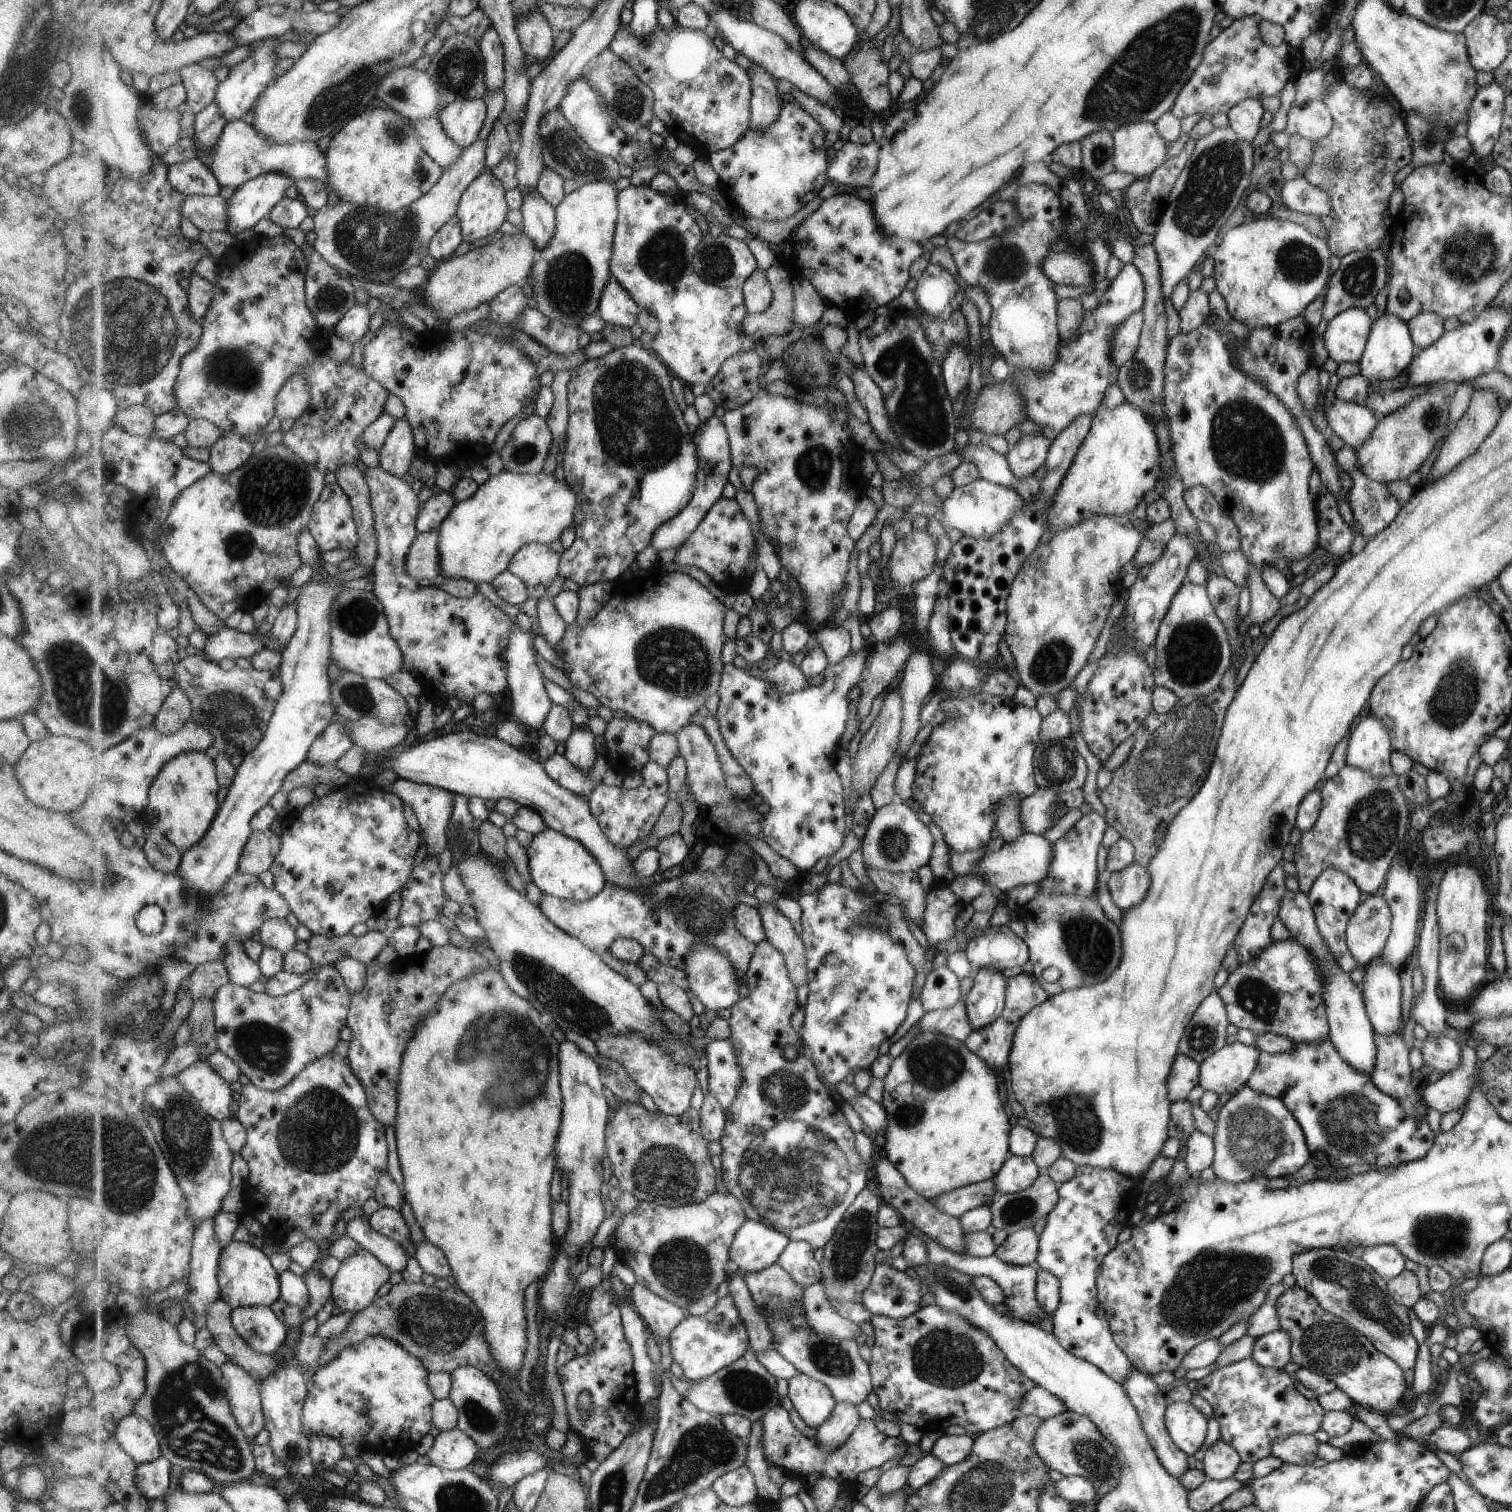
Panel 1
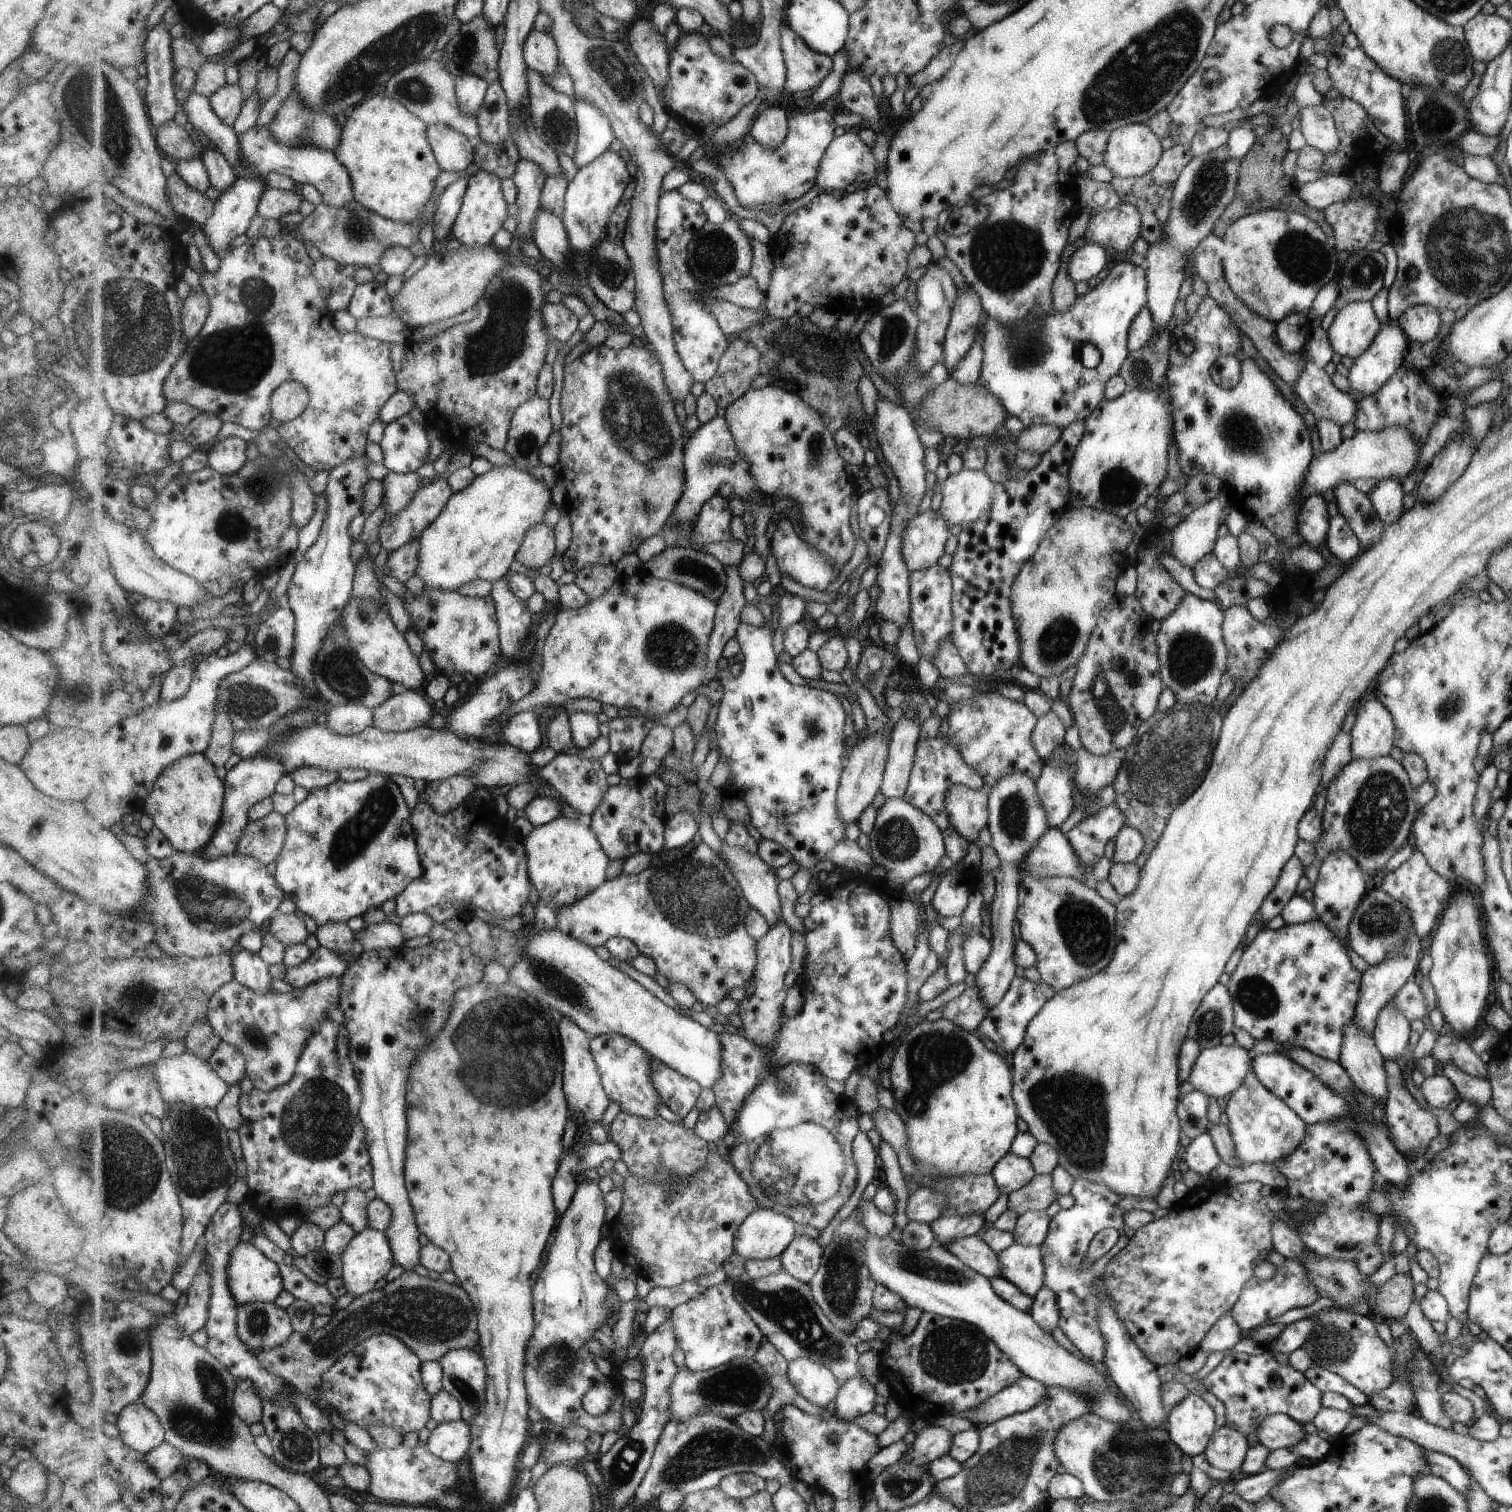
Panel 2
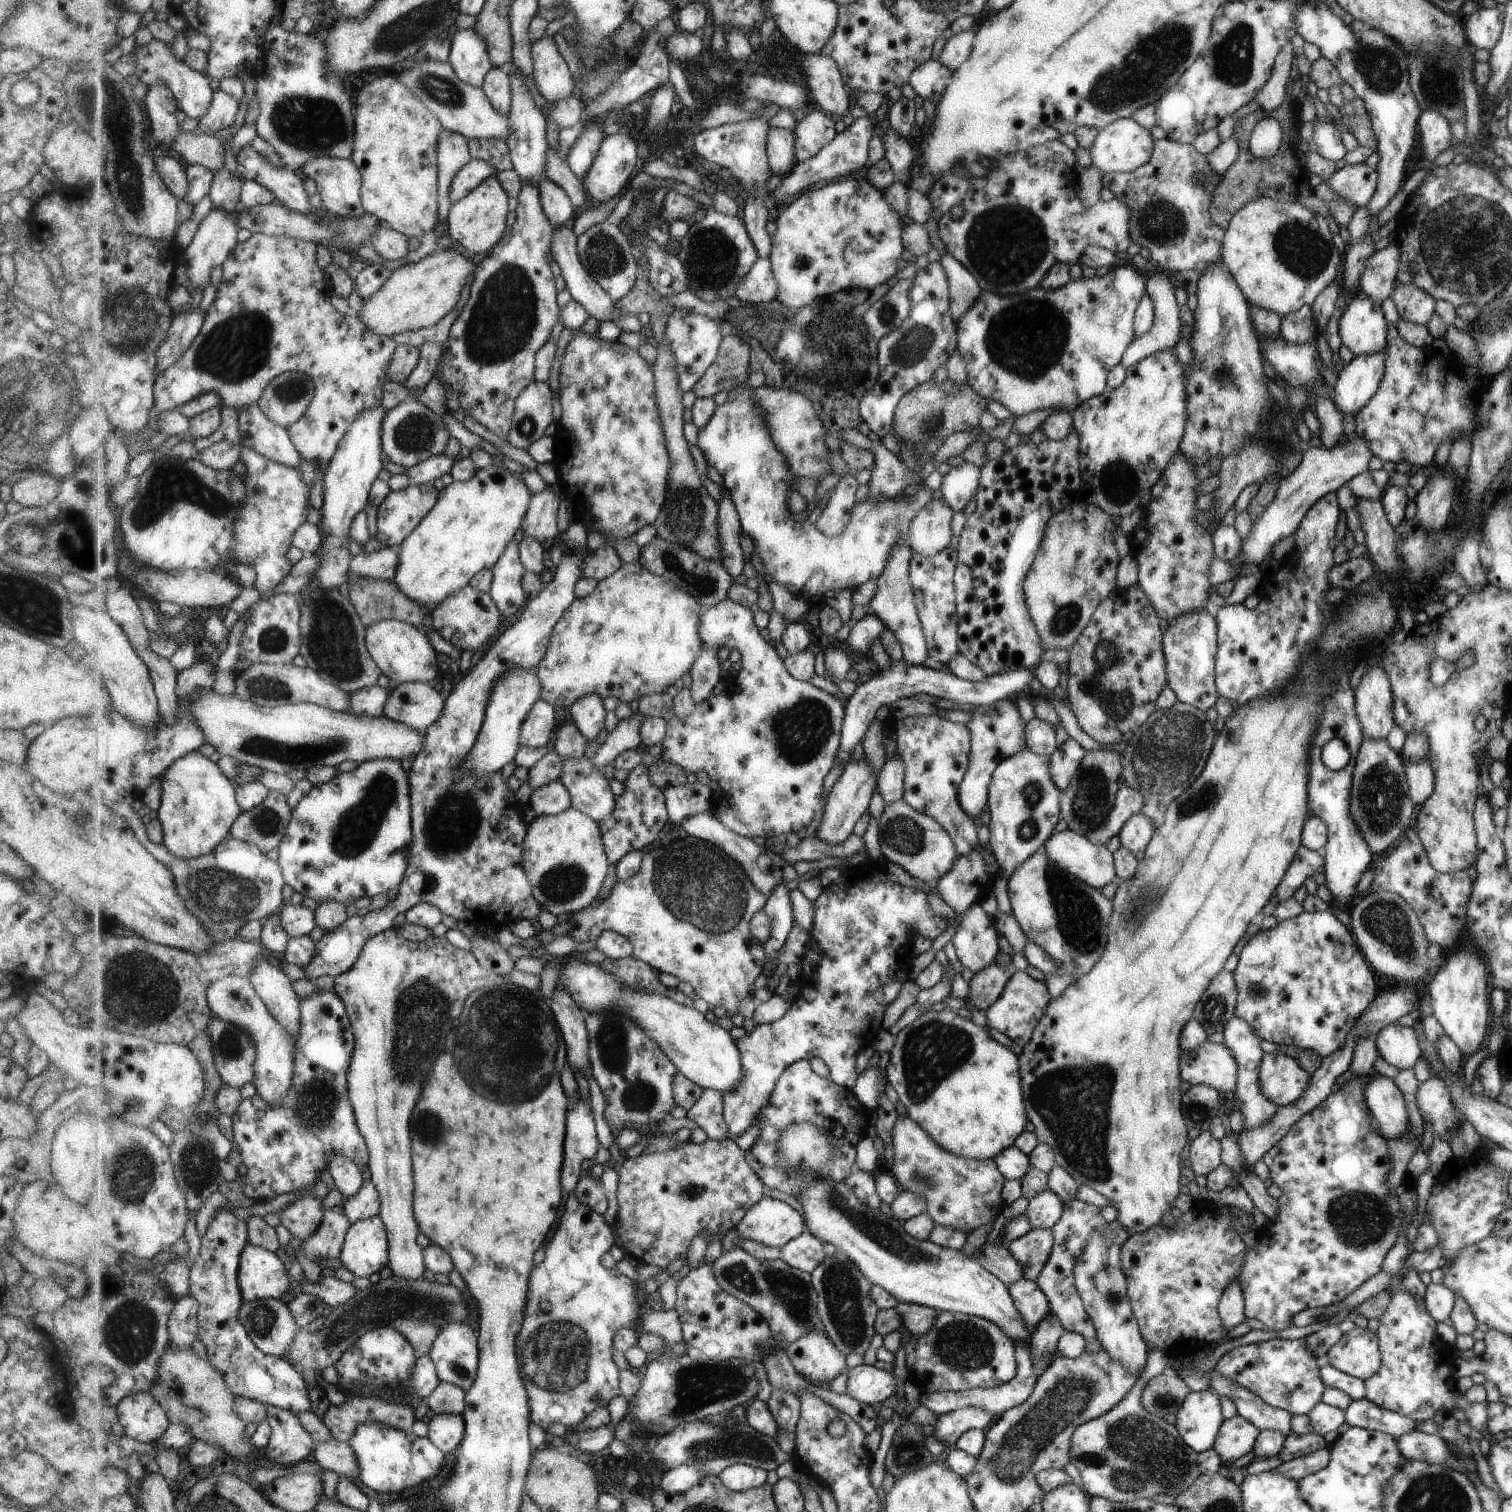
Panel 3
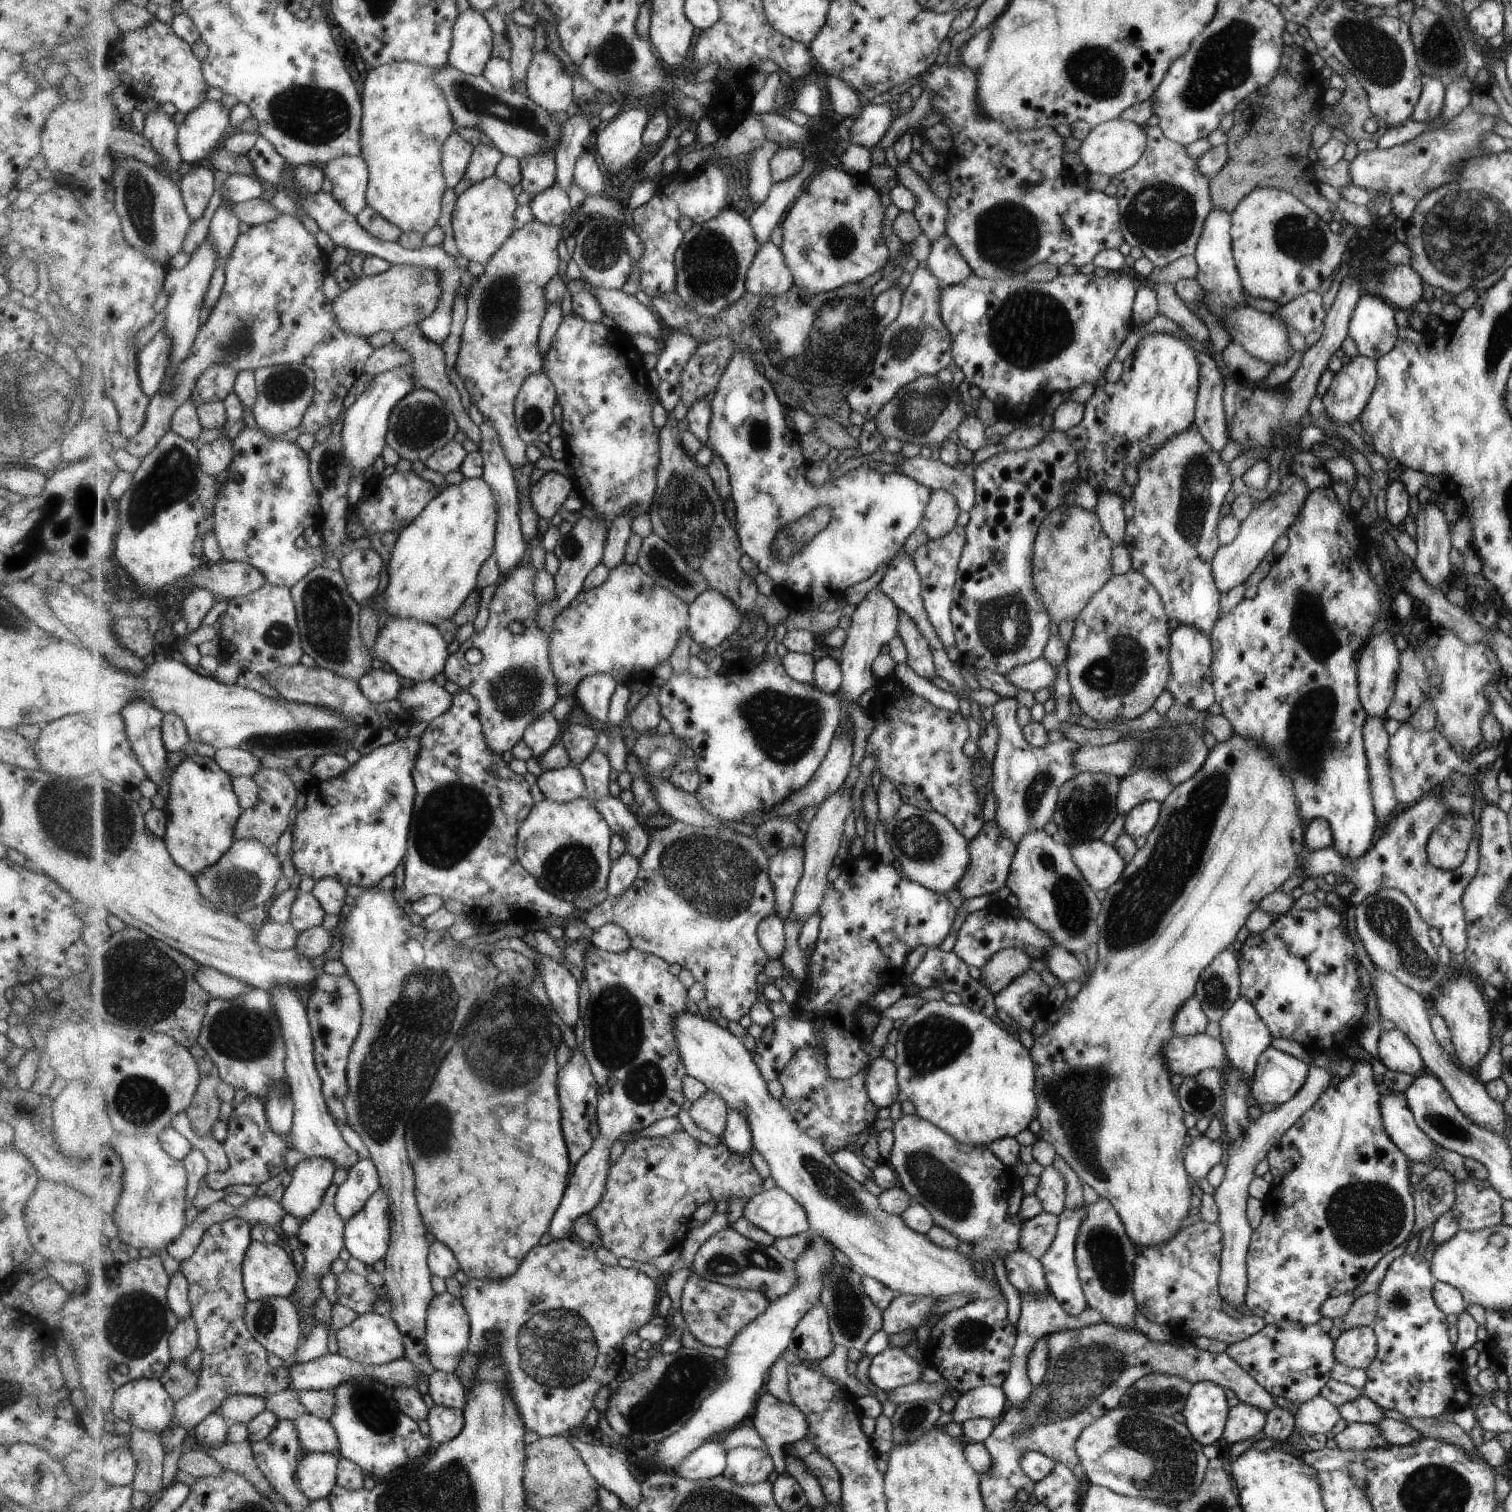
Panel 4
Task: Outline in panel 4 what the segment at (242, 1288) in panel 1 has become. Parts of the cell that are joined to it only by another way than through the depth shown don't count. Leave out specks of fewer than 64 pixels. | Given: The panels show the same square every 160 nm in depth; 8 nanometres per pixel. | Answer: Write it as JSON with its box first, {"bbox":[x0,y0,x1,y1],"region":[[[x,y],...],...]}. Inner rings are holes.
{"bbox":[244,1241,300,1301],"region":[[[253,1241],[244,1258],[244,1283],[249,1300],[256,1301],[263,1297],[291,1297],[300,1282],[293,1257],[285,1248],[279,1244]]]}

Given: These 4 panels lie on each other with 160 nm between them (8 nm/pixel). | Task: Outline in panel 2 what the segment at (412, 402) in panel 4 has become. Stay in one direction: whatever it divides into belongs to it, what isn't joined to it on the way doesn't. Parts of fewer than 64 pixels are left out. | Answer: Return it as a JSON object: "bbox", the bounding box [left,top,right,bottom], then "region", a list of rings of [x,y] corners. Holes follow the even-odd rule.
{"bbox":[379,414,431,474],"region":[[[405,414],[389,424],[384,424],[384,435],[379,445],[384,454],[383,465],[389,472],[409,474],[409,472],[419,470],[425,464],[429,448],[431,448],[430,431],[425,427],[426,424],[418,424],[409,414]]]}

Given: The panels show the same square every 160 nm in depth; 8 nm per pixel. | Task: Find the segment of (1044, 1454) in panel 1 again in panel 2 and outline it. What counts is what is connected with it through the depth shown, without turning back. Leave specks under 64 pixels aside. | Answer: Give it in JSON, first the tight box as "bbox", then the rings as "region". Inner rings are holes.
{"bbox":[1055,1414,1183,1502],"region":[[[1085,1414],[1065,1426],[1057,1433],[1055,1444],[1056,1456],[1065,1473],[1075,1476],[1081,1482],[1084,1495],[1093,1501],[1127,1502],[1135,1500],[1140,1495],[1153,1496],[1155,1490],[1170,1486],[1173,1478],[1181,1472],[1183,1452],[1173,1444],[1167,1430],[1149,1428],[1134,1415],[1128,1422],[1107,1422],[1097,1414]]]}

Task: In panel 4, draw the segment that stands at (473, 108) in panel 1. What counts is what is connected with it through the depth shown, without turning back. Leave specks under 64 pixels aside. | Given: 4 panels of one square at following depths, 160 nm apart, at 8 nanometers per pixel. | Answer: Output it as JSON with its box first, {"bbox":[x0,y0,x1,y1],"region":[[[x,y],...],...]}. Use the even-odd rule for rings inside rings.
{"bbox":[449,8,494,75],"region":[[[468,8],[457,19],[449,65],[468,75],[483,75],[493,58],[494,34],[491,24],[477,9]]]}

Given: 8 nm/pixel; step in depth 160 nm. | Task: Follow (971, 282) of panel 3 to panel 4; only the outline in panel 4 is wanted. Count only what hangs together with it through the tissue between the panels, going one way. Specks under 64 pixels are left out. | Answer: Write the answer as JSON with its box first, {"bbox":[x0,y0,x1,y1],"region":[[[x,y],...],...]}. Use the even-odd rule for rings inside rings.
{"bbox":[924,234,972,286],"region":[[[945,234],[938,236],[937,240],[930,244],[929,255],[924,261],[943,285],[951,286],[962,283],[972,274],[966,260]]]}

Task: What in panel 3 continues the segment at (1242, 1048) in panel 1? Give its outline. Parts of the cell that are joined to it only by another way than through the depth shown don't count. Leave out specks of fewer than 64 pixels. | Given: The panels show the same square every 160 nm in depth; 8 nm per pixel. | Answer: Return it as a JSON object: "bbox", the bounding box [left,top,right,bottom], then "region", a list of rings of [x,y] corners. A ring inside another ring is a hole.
{"bbox":[1180,1039,1239,1096],"region":[[[1206,1039],[1197,1048],[1181,1054],[1180,1072],[1181,1079],[1190,1085],[1205,1084],[1218,1092],[1230,1092],[1231,1096],[1236,1089],[1236,1075],[1239,1068],[1236,1066],[1235,1056],[1224,1044],[1215,1044]]]}

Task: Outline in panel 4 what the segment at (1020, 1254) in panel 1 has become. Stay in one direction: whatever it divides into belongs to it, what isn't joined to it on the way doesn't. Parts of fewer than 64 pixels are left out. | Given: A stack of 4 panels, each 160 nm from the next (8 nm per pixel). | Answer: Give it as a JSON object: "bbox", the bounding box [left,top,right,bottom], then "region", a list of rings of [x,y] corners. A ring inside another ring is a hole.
{"bbox":[1034,1166,1065,1215],"region":[[[1046,1166],[1038,1178],[1034,1195],[1047,1214],[1057,1215],[1065,1209],[1065,1181],[1058,1169]]]}

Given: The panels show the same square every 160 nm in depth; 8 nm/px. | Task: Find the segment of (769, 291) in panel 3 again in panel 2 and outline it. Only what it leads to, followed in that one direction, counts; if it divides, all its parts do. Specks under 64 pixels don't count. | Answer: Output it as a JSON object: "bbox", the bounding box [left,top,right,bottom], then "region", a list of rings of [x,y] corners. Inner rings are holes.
{"bbox":[657,190,767,384],"region":[[[677,190],[661,192],[657,220],[657,254],[663,274],[667,305],[673,316],[677,352],[685,368],[691,372],[695,383],[704,384],[717,374],[725,350],[732,346],[729,334],[725,334],[725,330],[721,329],[721,322],[718,322],[717,316],[713,314],[713,302],[729,300],[730,304],[751,310],[766,308],[767,302],[767,292],[761,288],[755,276],[748,275],[737,283],[721,287],[705,286],[693,276],[689,269],[689,242],[693,241],[695,231],[701,230],[707,222],[707,214],[701,204],[687,200]]]}

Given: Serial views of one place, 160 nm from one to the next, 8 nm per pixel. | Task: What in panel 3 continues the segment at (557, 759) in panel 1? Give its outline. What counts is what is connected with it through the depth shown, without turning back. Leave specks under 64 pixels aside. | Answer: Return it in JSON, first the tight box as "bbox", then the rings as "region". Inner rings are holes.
{"bbox":[560,758,615,821],"region":[[[589,758],[565,759],[565,768],[560,778],[569,788],[572,806],[598,821],[605,820],[615,810],[615,794],[609,780],[597,770]]]}

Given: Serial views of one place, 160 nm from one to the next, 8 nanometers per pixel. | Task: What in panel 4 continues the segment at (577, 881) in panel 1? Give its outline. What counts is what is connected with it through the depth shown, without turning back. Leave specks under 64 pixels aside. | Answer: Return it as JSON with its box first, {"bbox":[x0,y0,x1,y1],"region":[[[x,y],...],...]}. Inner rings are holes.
{"bbox":[517,796,613,902],"region":[[[587,796],[568,803],[558,803],[544,797],[534,804],[521,825],[517,854],[521,864],[538,880],[541,888],[567,902],[575,902],[575,900],[587,899],[608,886],[613,864],[610,854],[612,836],[609,823]]]}

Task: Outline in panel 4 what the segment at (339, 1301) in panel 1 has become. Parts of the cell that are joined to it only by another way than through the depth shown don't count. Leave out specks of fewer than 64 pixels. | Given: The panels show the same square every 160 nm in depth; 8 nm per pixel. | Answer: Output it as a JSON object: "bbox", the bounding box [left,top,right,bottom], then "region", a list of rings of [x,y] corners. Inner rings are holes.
{"bbox":[344,1186,392,1269],"region":[[[381,1186],[366,1202],[365,1208],[346,1222],[344,1234],[346,1250],[370,1269],[375,1262],[385,1260],[392,1237],[392,1198]]]}

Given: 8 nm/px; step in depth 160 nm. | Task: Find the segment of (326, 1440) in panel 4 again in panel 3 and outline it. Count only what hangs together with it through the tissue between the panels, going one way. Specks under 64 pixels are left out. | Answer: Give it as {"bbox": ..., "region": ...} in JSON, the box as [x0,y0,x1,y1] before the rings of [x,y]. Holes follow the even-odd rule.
{"bbox":[313,1435,360,1478],"region":[[[333,1435],[327,1442],[315,1441],[313,1454],[315,1454],[315,1462],[324,1470],[337,1472],[347,1478],[360,1477],[355,1450],[349,1443],[342,1442]]]}

